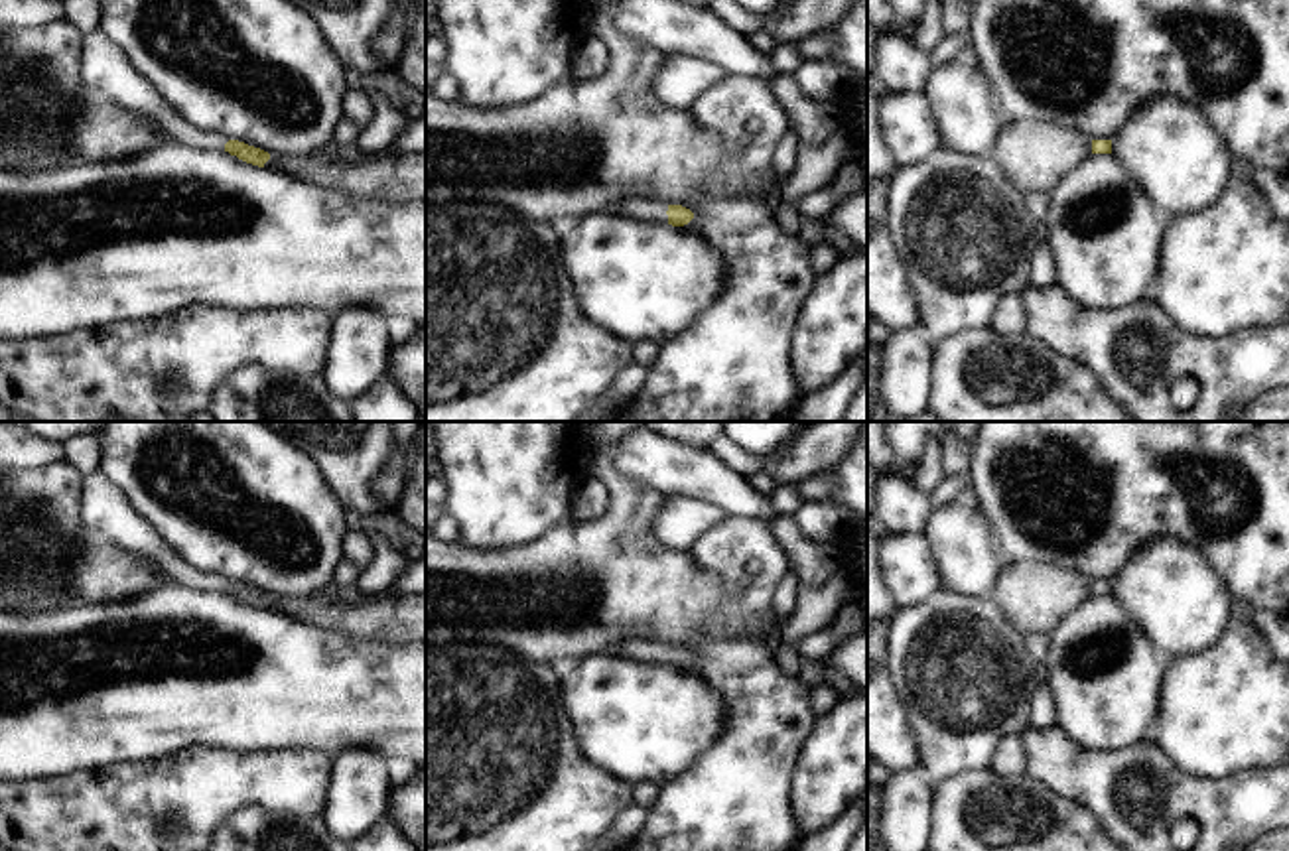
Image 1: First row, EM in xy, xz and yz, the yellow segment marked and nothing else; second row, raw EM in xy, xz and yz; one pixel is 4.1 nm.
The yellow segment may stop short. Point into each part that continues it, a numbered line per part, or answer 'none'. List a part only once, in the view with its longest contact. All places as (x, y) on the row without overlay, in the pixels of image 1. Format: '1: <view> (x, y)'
1: xz (647, 653)

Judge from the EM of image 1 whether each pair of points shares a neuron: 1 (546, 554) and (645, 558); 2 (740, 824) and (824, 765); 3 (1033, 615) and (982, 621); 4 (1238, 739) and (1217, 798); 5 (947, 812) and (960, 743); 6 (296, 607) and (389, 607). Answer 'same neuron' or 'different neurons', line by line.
1: same neuron
2: different neurons
3: different neurons
4: different neurons
5: different neurons
6: same neuron

